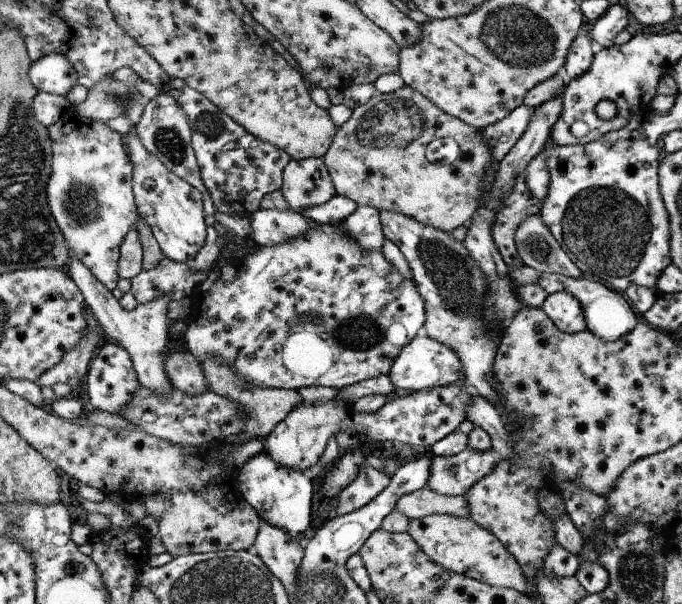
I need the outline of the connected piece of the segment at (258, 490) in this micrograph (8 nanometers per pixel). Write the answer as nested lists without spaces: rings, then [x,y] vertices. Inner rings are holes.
[[[262,448],[260,454],[252,456],[237,471],[236,481],[241,495],[252,508],[257,509],[261,520],[266,524],[272,524],[274,528],[282,528],[293,536],[303,533],[310,526],[312,497],[315,489],[314,483],[305,475],[305,472],[292,470],[274,462]]]

